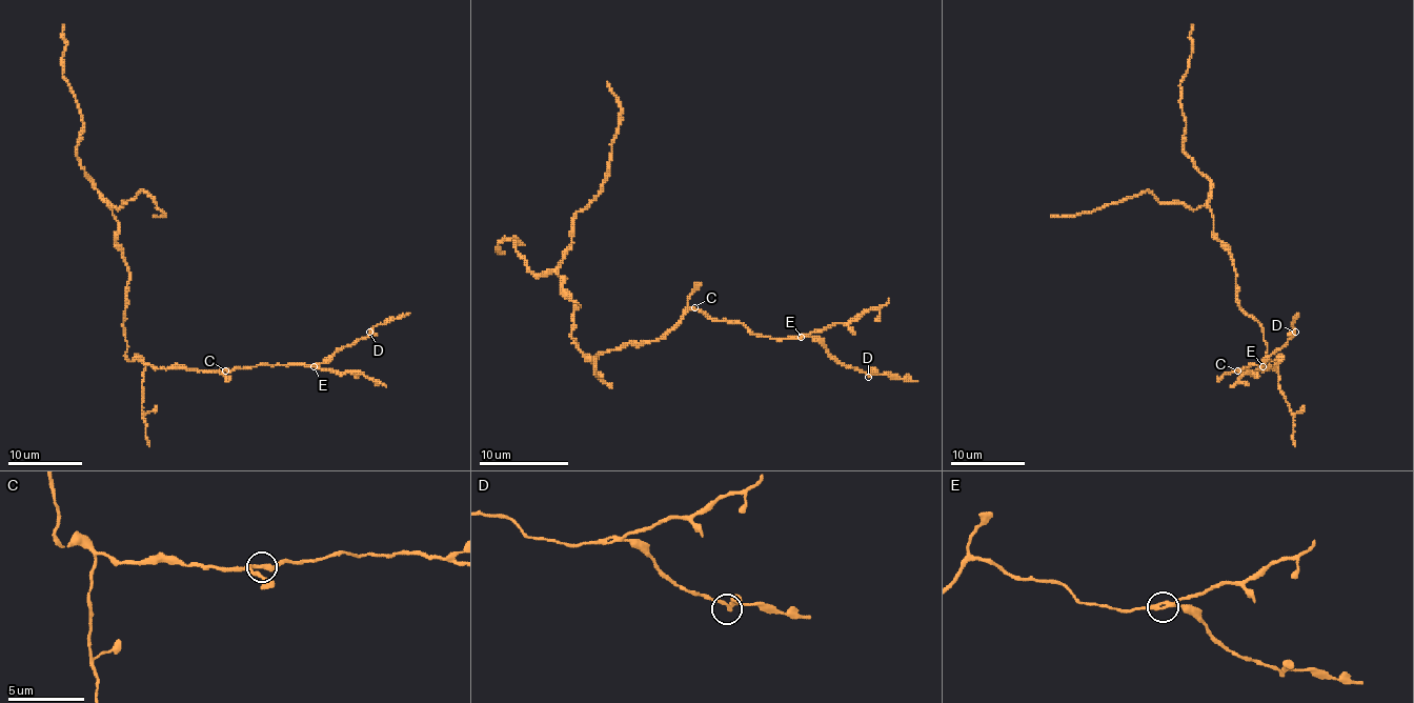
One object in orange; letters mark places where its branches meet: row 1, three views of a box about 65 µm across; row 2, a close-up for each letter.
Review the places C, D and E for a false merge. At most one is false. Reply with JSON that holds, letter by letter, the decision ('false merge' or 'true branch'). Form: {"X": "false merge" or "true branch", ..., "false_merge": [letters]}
{"C": "true branch", "D": "true branch", "E": "false merge", "false_merge": ["E"]}

